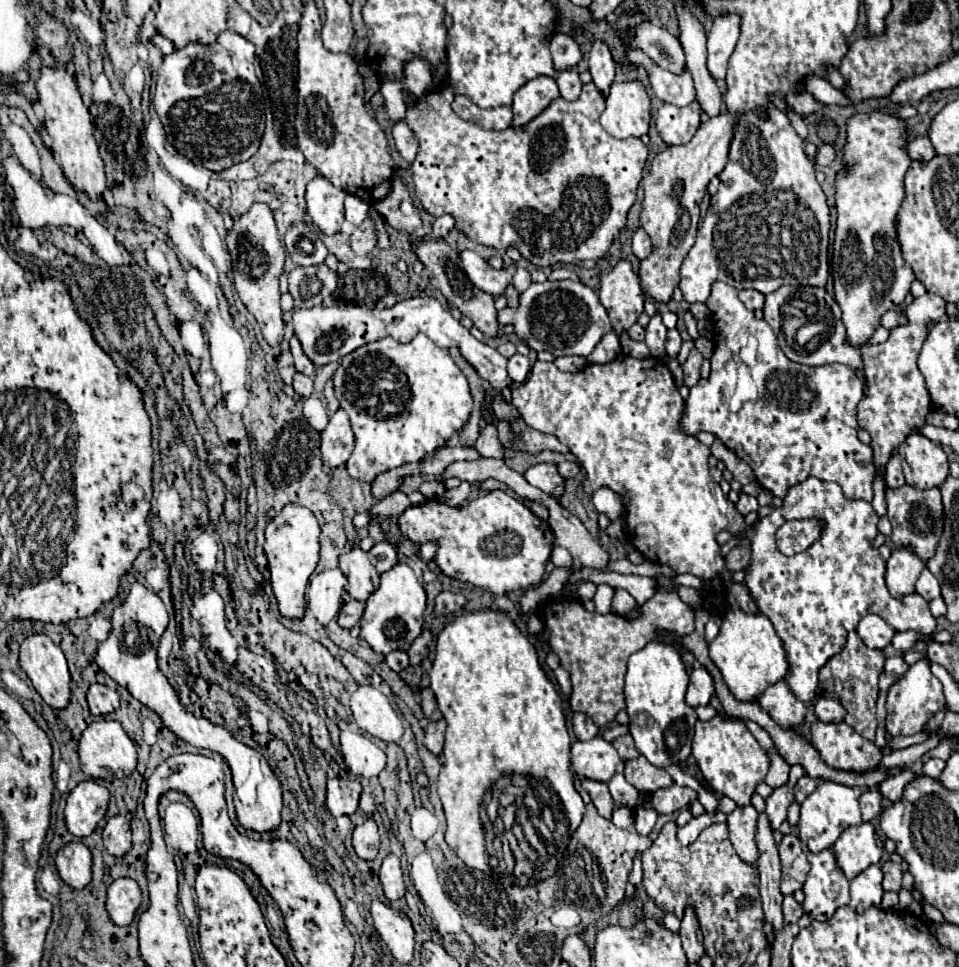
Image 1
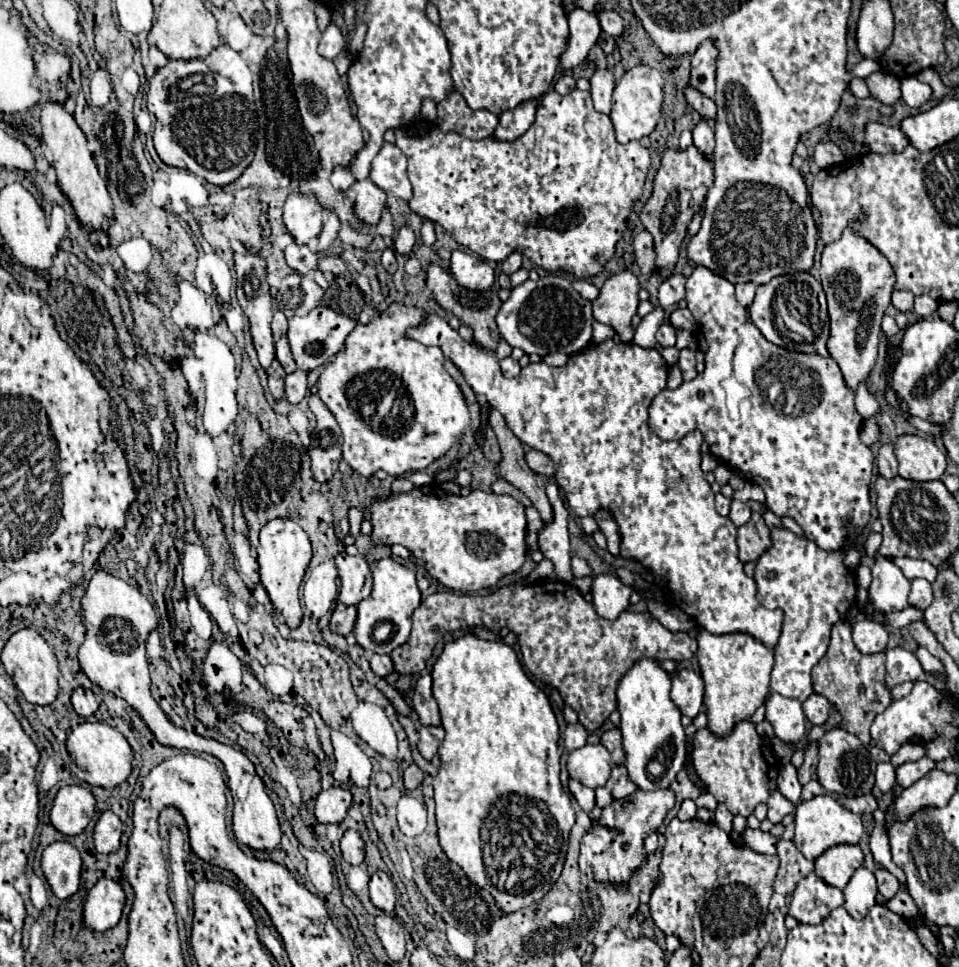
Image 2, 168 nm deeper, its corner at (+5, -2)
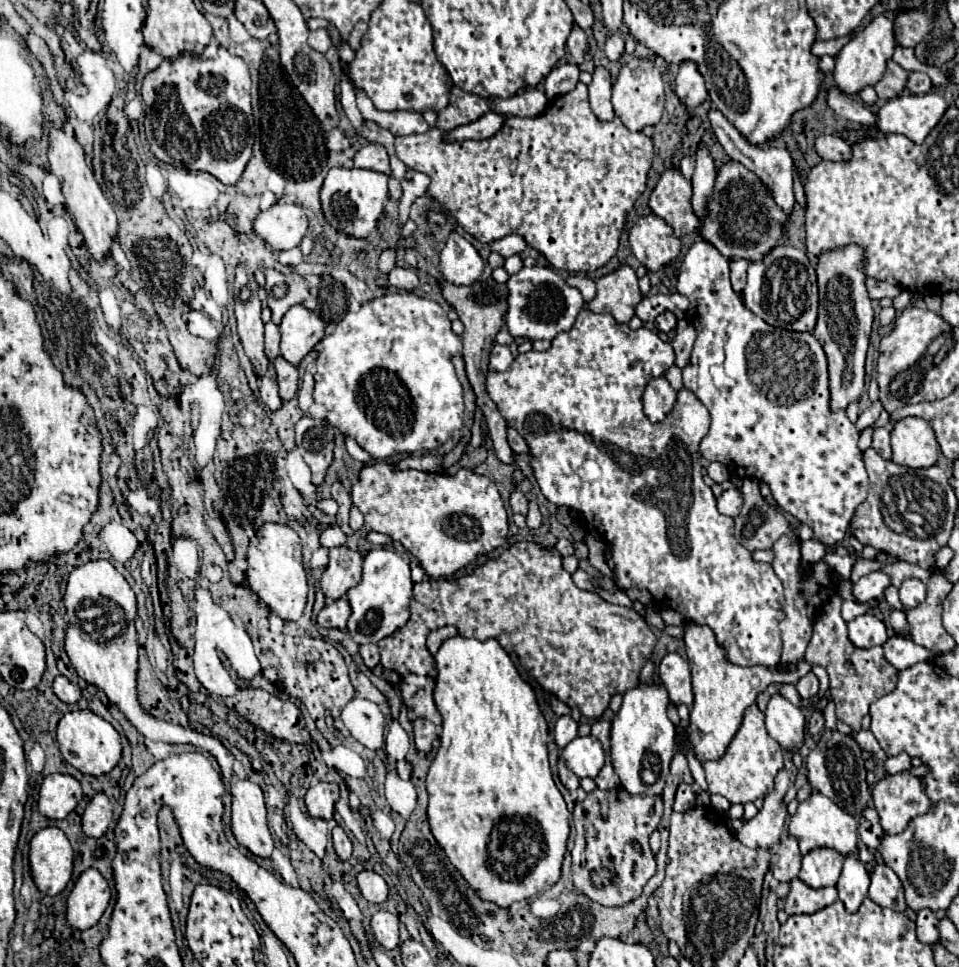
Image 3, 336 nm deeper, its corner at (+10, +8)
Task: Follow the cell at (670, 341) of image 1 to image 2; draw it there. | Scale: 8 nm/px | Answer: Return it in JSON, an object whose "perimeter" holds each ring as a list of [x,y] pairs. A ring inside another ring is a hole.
{"perimeter":[[[667,322],[661,324],[655,338],[657,338],[657,342],[661,346],[675,346],[675,328],[671,324],[667,324]]]}

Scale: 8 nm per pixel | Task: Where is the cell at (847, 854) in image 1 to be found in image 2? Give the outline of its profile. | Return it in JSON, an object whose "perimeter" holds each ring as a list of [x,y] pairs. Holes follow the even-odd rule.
{"perimeter":[[[839,844],[835,848],[829,848],[827,852],[823,852],[823,856],[819,856],[819,860],[815,860],[815,876],[825,884],[843,890],[861,864],[863,852],[859,846]]]}

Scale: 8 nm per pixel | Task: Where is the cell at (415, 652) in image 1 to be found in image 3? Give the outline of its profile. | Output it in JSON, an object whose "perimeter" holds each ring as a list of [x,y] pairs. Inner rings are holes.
{"perimeter":[[[518,542],[510,546],[500,558],[488,560],[470,576],[462,576],[456,580],[426,580],[414,584],[410,620],[406,622],[406,626],[398,628],[394,634],[378,642],[382,656],[380,664],[388,670],[398,672],[400,676],[436,676],[436,662],[426,648],[426,636],[446,624],[454,624],[458,628],[458,634],[466,638],[474,636],[478,640],[498,640],[508,654],[518,656],[524,670],[532,678],[536,678],[544,690],[556,694],[570,708],[578,708],[586,718],[600,718],[614,694],[624,694],[638,684],[640,668],[656,646],[654,632],[634,608],[608,604],[600,596],[580,590],[572,582],[572,576],[562,568],[562,556],[558,554],[558,550],[540,548],[534,542]]]}

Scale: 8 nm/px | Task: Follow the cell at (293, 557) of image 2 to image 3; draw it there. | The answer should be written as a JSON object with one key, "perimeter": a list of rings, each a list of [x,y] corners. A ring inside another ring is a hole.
{"perimeter":[[[268,522],[260,526],[250,540],[248,548],[246,580],[258,598],[274,610],[282,620],[298,620],[306,606],[306,572],[302,566],[302,540],[290,526],[278,526]]]}

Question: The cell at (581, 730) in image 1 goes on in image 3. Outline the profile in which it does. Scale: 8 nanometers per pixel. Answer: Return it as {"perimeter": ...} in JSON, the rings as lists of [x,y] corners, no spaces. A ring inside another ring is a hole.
{"perimeter":[[[560,716],[556,720],[556,728],[554,728],[554,742],[558,744],[558,748],[564,748],[570,740],[574,740],[578,736],[578,722],[572,720],[572,716]]]}

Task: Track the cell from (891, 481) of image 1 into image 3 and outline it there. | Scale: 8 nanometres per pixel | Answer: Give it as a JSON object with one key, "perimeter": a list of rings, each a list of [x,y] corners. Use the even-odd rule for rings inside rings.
{"perimeter":[[[878,428],[878,430],[874,430],[872,448],[874,448],[882,458],[890,460],[892,450],[890,450],[890,432],[888,432],[888,428]]]}

